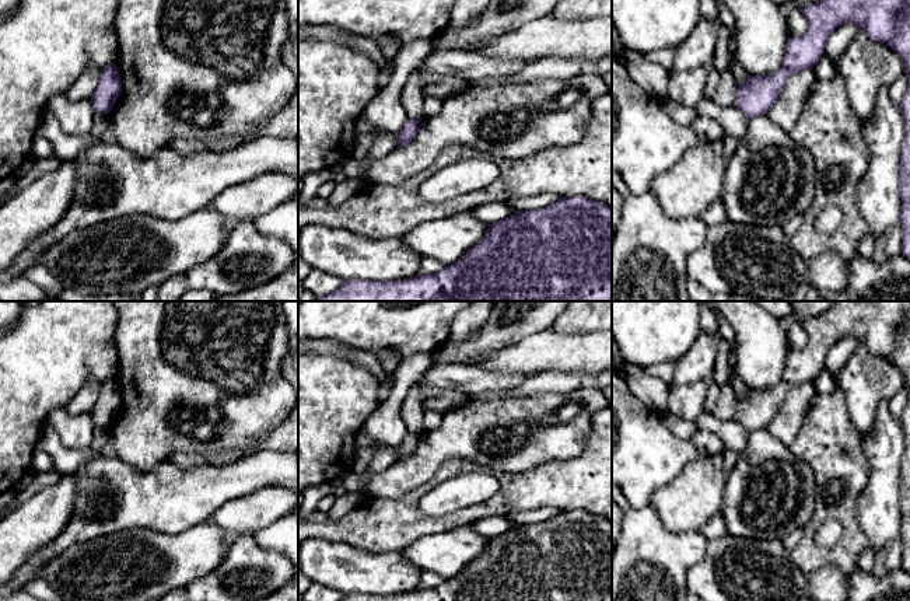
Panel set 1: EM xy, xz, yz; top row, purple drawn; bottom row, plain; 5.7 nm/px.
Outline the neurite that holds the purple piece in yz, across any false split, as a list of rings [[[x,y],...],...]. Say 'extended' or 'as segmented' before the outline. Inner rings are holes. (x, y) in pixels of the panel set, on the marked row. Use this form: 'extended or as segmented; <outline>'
as segmented; [[[819,0],[805,4],[801,11],[808,20],[806,32],[799,38],[788,38],[783,64],[777,71],[766,76],[748,74],[748,81],[736,90],[736,106],[748,119],[766,115],[777,101],[788,77],[802,69],[813,69],[819,57],[825,53],[830,34],[844,22],[854,22],[871,39],[889,45],[900,56],[904,73],[909,76],[909,85],[900,104],[904,116],[904,141],[899,174],[902,199],[899,224],[902,227],[902,255],[910,259],[910,0]]]

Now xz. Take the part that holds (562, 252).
as segmented; [[[585,196],[560,198],[546,207],[521,210],[511,217],[489,224],[484,237],[473,248],[458,262],[444,266],[438,273],[392,282],[344,280],[337,290],[323,297],[316,297],[315,301],[612,301],[612,207]]]

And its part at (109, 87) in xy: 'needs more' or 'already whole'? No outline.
already whole

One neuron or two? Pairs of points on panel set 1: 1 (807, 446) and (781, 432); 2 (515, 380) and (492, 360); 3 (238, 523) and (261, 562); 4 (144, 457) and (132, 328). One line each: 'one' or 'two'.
1: two
2: two
3: two
4: one

